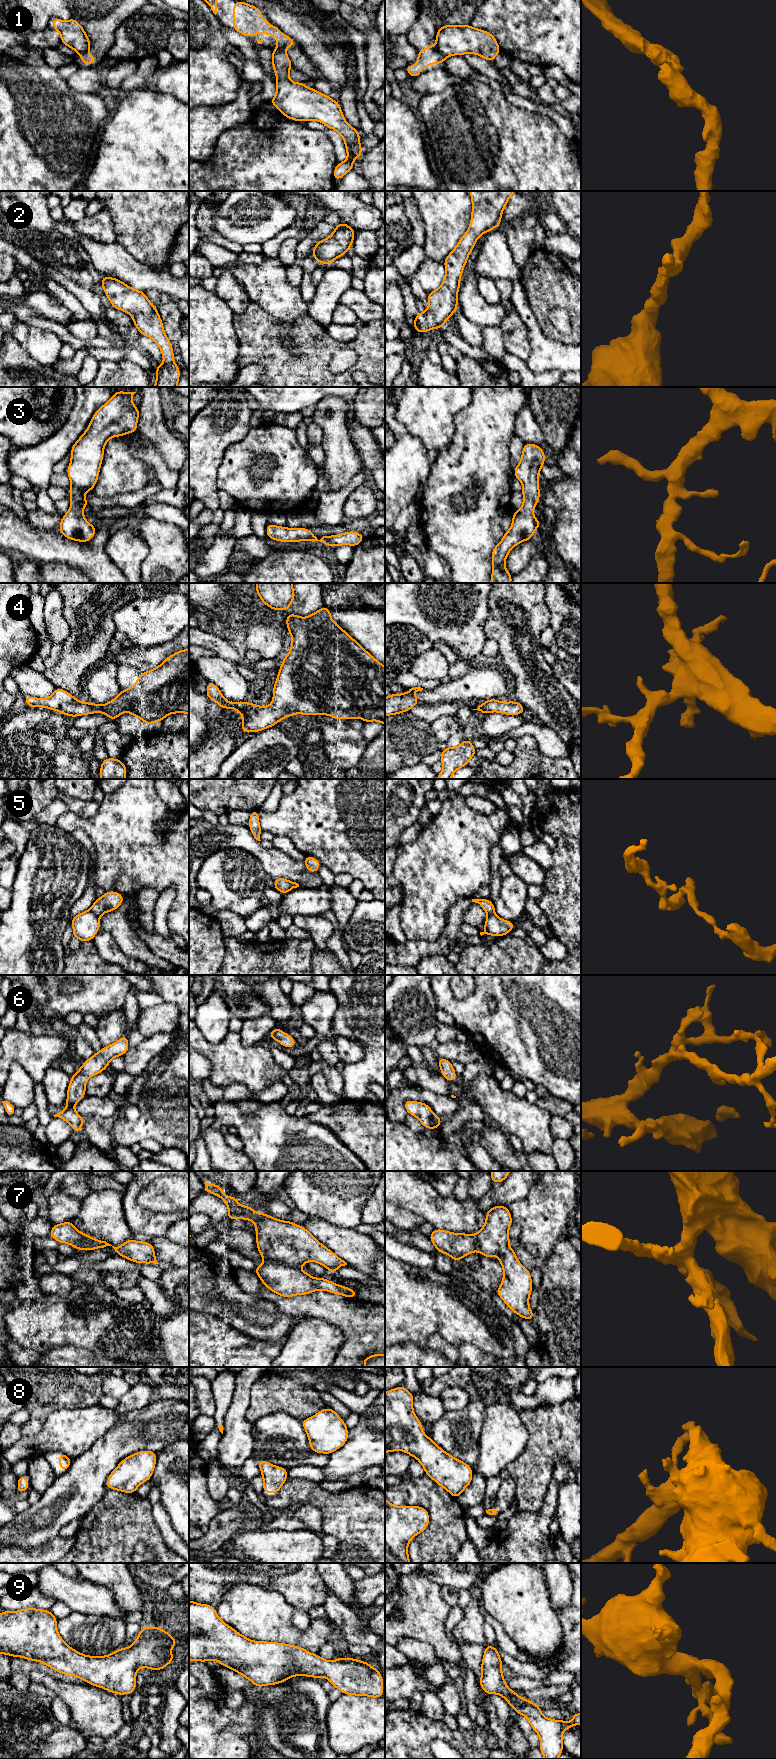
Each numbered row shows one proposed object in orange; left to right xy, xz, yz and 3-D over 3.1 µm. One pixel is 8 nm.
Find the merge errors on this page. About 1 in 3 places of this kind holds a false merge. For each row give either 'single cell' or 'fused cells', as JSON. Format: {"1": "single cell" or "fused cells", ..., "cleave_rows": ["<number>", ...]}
{"1": "fused cells", "2": "single cell", "3": "single cell", "4": "single cell", "5": "fused cells", "6": "single cell", "7": "fused cells", "8": "single cell", "9": "single cell", "cleave_rows": ["1", "5", "7"]}

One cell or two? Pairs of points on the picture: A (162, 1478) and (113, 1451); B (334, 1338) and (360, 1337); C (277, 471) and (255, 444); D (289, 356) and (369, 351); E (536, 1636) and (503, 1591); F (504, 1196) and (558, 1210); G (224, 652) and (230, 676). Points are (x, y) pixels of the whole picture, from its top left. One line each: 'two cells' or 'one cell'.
A: two cells
B: two cells
C: one cell
D: one cell
E: one cell
F: two cells
G: two cells

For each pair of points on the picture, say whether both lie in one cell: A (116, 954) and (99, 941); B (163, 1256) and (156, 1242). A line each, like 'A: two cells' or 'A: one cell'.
A: one cell
B: one cell

